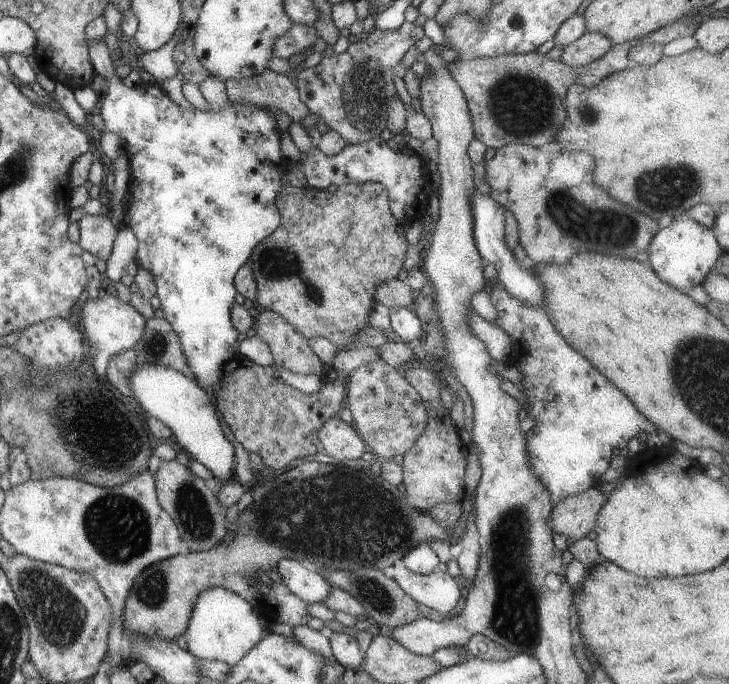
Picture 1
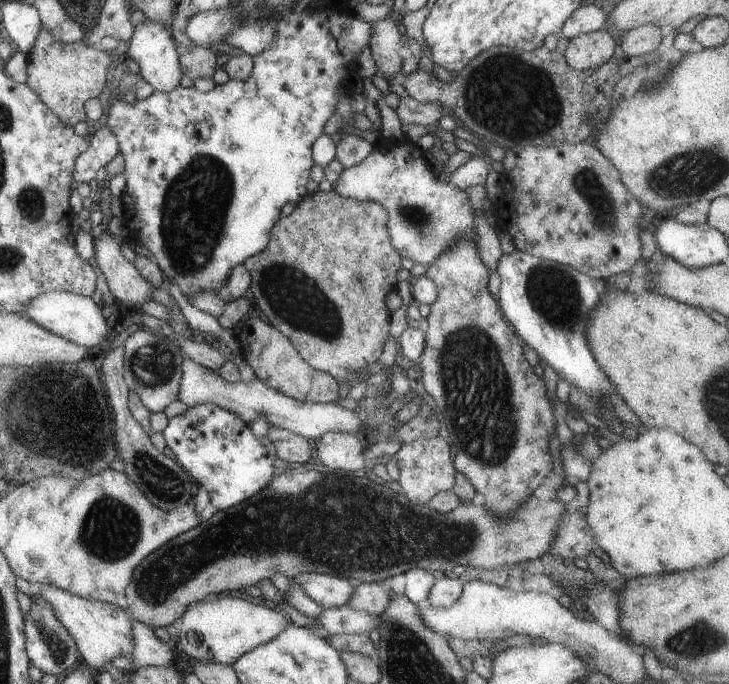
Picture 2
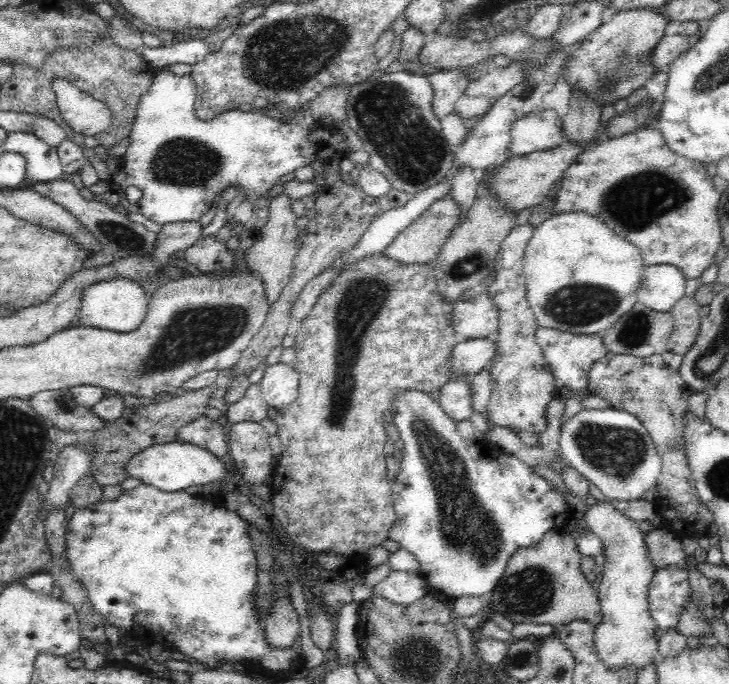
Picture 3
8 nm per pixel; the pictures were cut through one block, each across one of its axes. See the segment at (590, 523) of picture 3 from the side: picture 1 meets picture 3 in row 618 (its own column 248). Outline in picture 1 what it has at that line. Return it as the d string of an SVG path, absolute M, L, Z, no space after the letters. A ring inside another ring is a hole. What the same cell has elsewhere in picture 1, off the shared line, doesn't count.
M222 587L203 590L194 605L185 636L188 651L204 661L220 661L233 667L264 638L257 608L243 596Z

